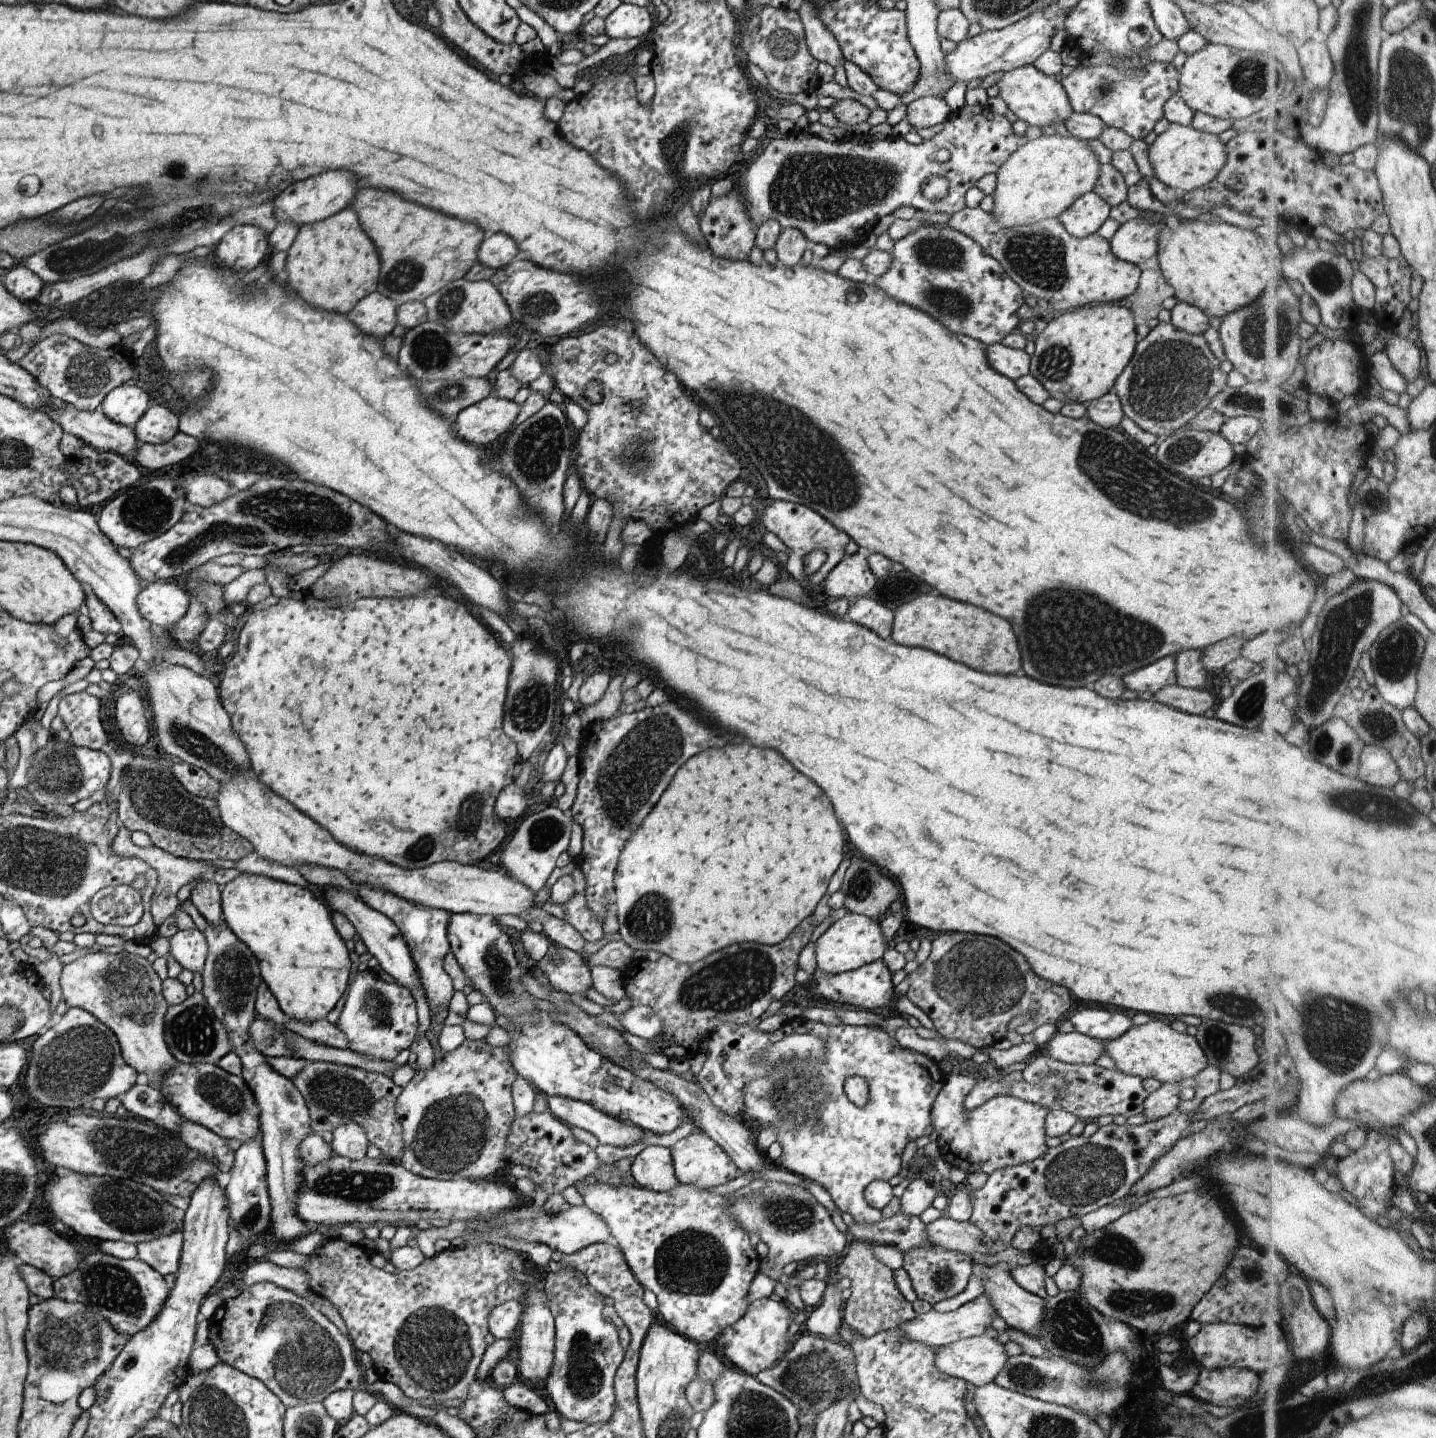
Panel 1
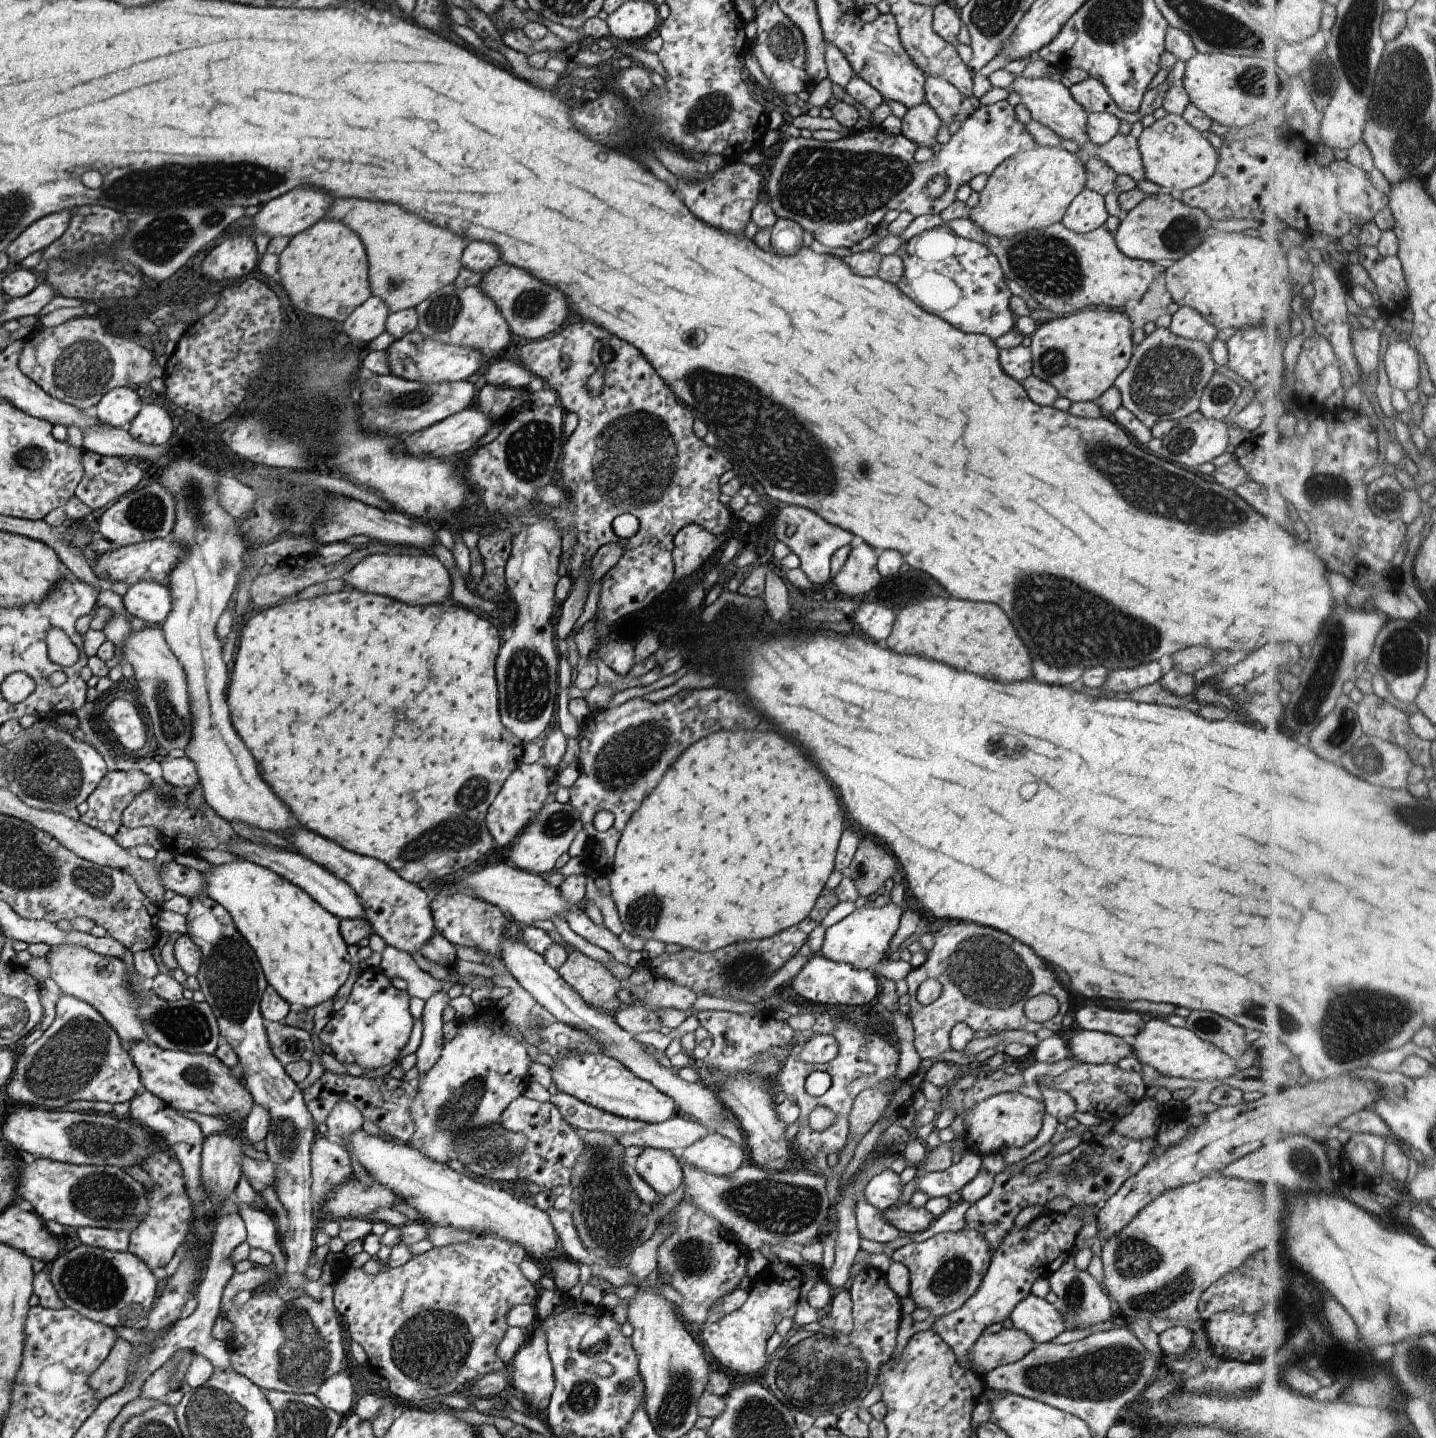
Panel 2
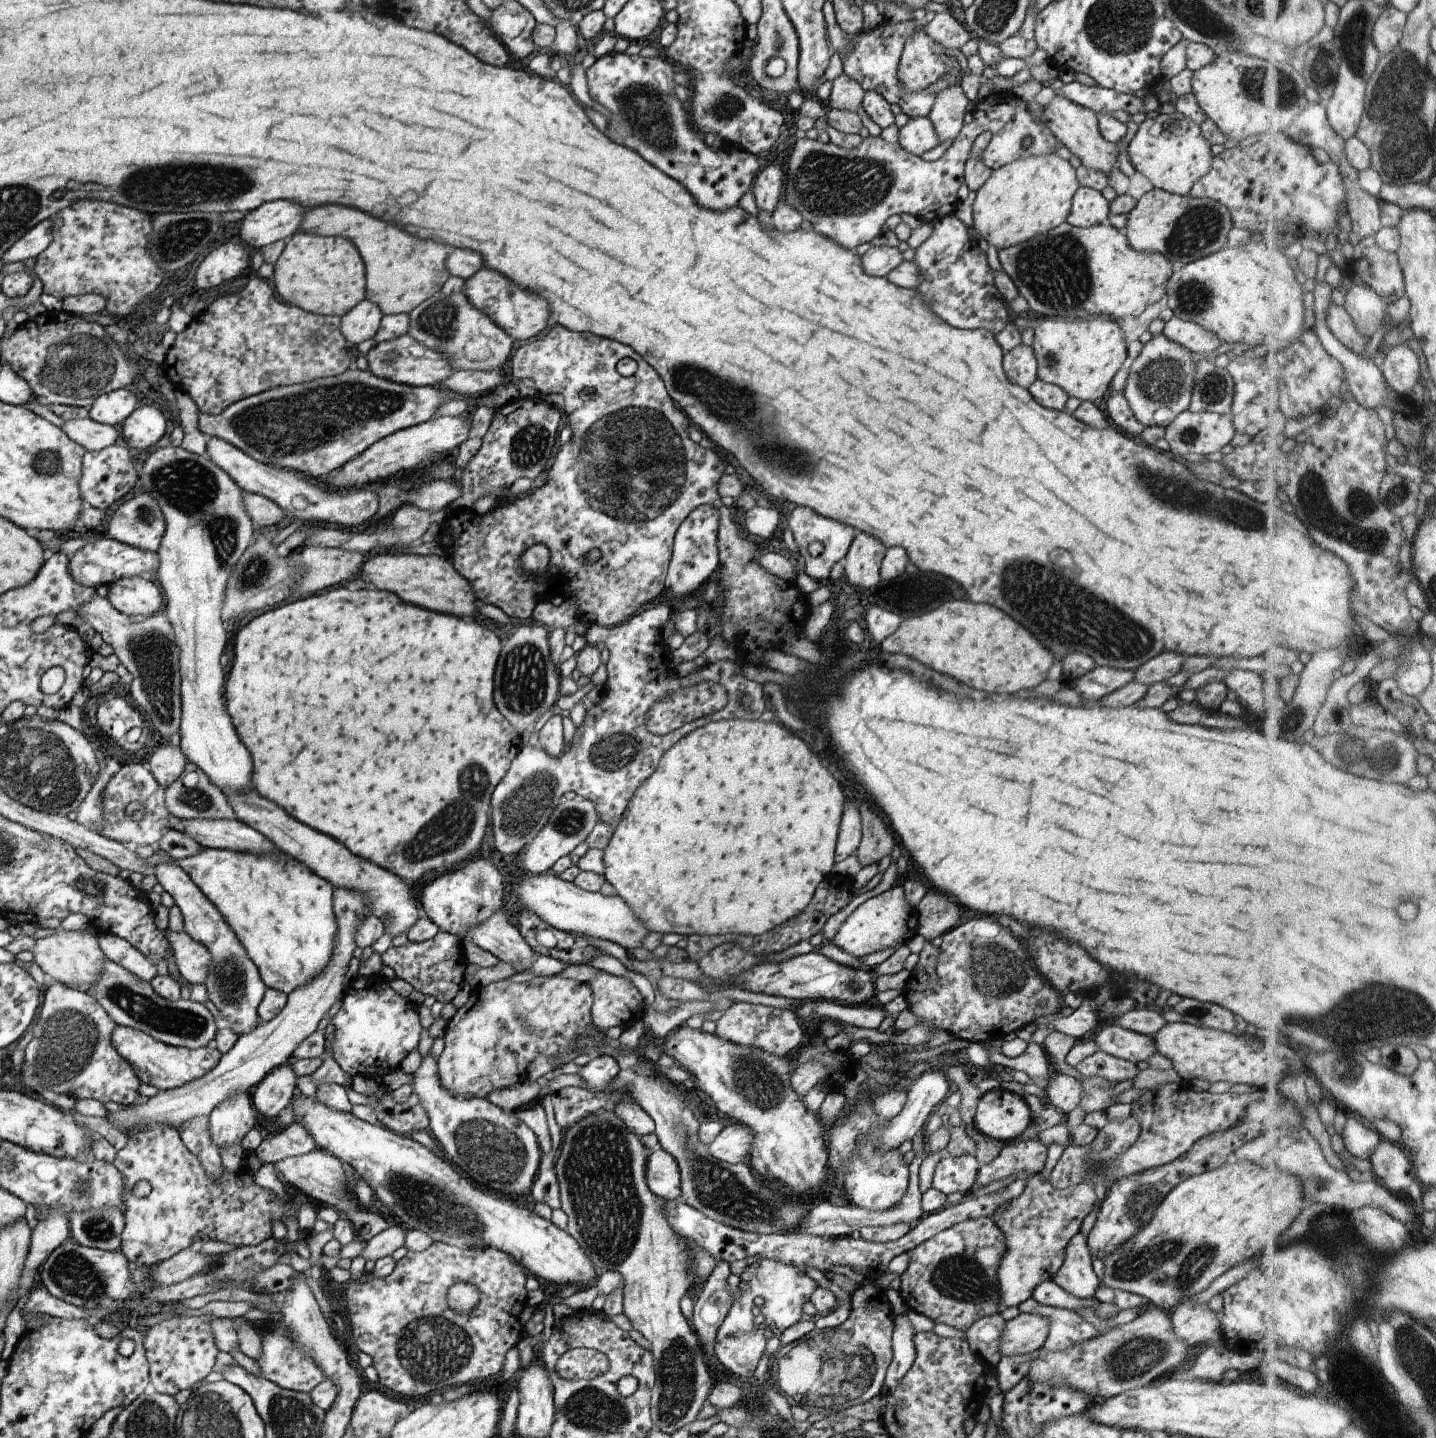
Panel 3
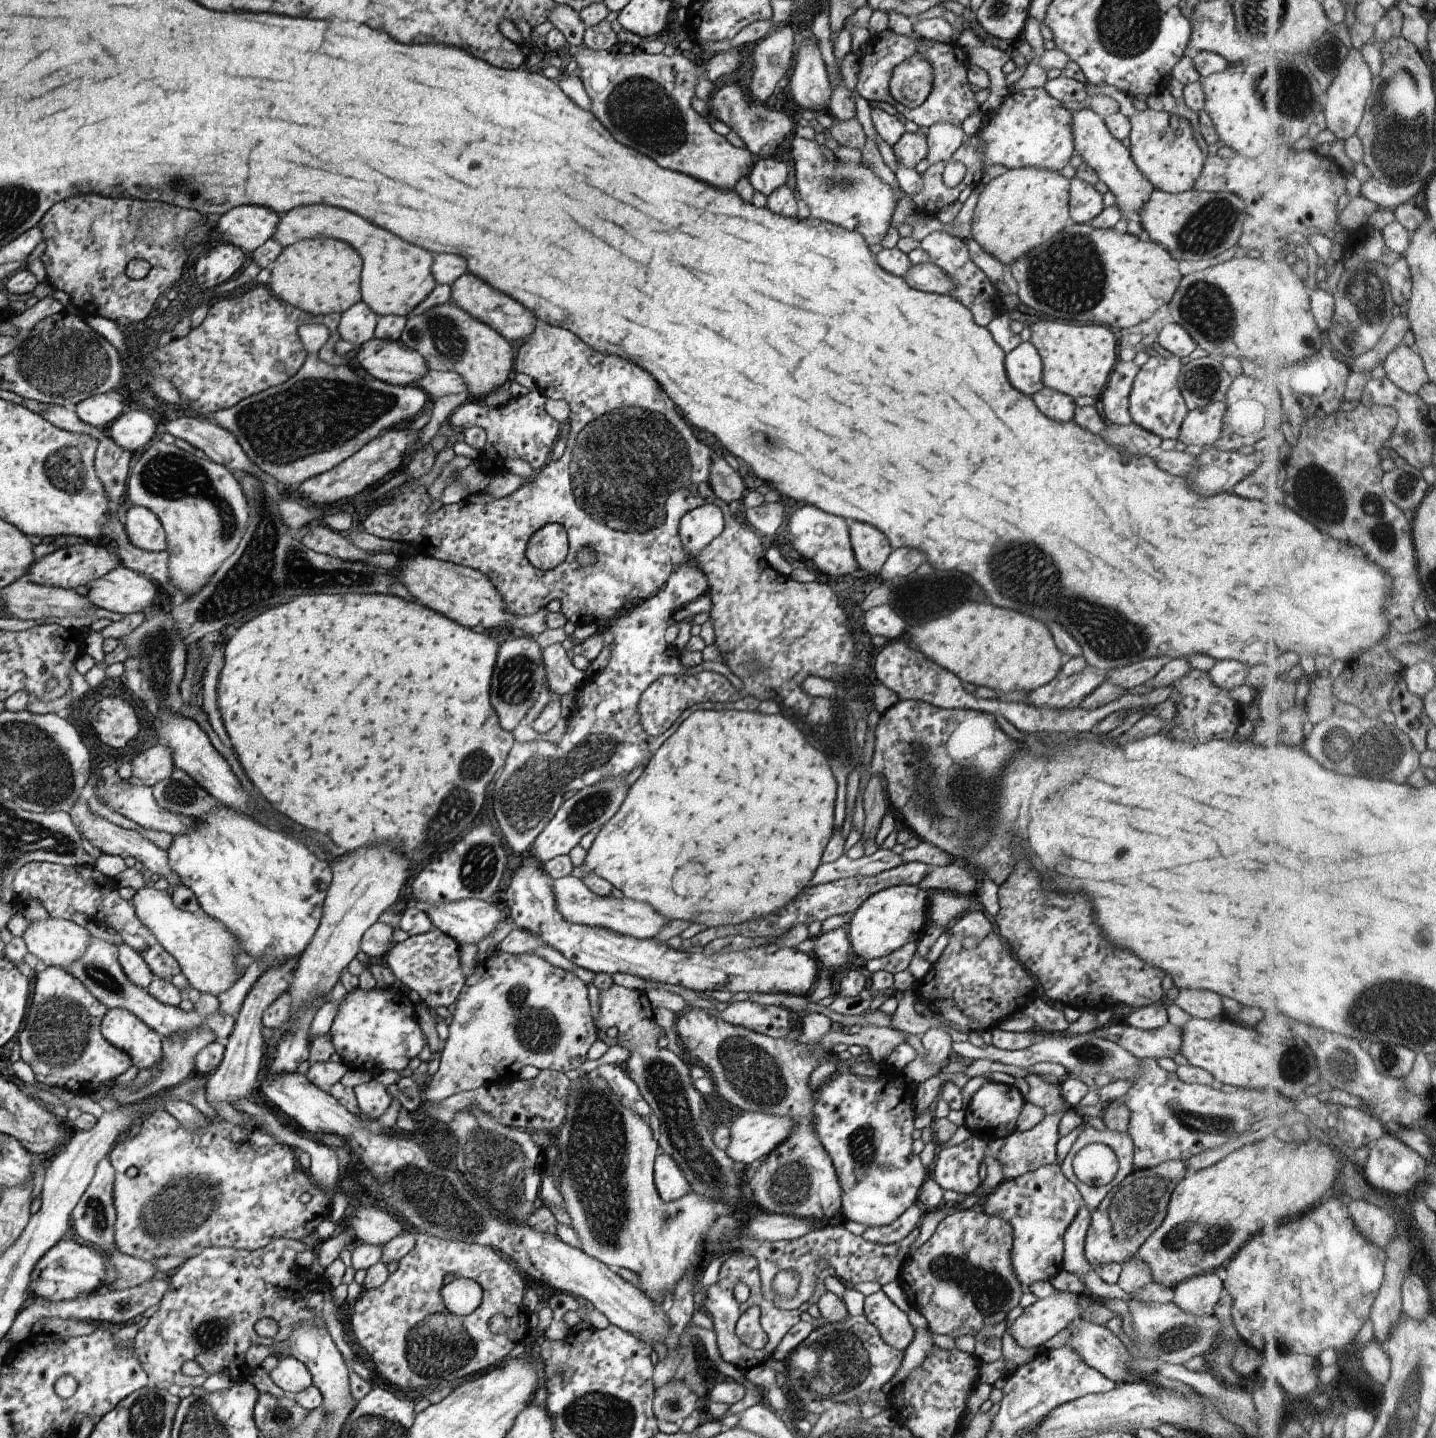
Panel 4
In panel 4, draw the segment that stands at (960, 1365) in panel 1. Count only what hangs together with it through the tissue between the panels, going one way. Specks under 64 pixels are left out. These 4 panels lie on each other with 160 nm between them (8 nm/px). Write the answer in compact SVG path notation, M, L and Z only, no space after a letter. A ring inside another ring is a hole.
M1058 1291L1048 1298L1038 1299L1010 1324L1010 1334L1019 1347L1036 1352L1043 1344L1079 1317L1079 1295Z

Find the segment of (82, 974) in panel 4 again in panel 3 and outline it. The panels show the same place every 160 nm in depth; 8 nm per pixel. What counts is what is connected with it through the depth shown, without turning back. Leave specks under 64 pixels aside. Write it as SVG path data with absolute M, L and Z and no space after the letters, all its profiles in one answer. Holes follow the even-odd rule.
M107 957L104 958L98 980L92 984L90 994L107 1010L107 1014L116 1025L142 1030L168 1046L188 1049L204 1048L213 1044L218 1032L214 1016L204 1004L191 999L165 1000L152 989L151 982L138 978L136 974L128 972L126 968L115 964Z

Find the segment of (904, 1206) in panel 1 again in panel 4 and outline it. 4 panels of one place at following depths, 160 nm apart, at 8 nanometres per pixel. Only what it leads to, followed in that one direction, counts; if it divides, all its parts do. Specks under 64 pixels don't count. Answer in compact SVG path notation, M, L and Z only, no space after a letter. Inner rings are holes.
M973 1135L962 1144L942 1147L929 1170L930 1177L944 1191L967 1196L974 1193L981 1186L978 1171L987 1147L986 1139Z

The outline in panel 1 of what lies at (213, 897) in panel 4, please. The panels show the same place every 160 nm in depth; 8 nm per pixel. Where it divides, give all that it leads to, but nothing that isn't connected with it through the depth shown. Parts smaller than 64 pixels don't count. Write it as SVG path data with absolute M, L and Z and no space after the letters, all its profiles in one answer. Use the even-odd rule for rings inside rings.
M240 873L222 887L222 918L259 960L263 980L276 997L282 1012L290 1019L303 1021L326 1018L348 988L352 966L350 954L335 927L330 908L322 904L308 888L265 874Z

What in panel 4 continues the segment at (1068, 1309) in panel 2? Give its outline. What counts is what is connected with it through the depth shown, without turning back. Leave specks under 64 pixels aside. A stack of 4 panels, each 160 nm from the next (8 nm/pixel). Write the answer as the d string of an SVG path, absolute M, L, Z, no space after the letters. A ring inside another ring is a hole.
M1082 1205L1064 1234L1063 1270L1078 1277L1092 1268L1084 1258L1084 1244L1090 1222L1090 1210Z

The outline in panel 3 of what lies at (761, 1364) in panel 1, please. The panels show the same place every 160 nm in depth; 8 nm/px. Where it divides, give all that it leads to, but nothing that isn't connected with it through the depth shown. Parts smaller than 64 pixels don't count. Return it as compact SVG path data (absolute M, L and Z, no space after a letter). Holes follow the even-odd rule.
M767 1259L756 1260L740 1277L750 1287L738 1293L740 1298L732 1304L728 1316L718 1328L714 1354L734 1374L753 1378L758 1363L765 1354L766 1342L772 1337L780 1338L790 1326L801 1320L803 1303L810 1301L812 1292L819 1284L798 1268Z

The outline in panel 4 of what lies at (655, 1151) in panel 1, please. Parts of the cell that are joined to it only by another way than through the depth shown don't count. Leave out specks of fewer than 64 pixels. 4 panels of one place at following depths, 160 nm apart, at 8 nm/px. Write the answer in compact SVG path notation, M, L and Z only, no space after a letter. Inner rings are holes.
M668 1154L656 1156L653 1165L653 1180L658 1195L664 1202L683 1198L690 1191L688 1180L680 1166Z

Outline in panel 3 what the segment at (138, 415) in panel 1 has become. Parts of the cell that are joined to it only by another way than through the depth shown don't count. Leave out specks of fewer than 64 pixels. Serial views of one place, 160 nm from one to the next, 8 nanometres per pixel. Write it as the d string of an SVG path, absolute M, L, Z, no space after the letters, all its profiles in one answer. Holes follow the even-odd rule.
M124 388L100 396L92 408L90 419L104 425L120 427L136 411L136 396Z

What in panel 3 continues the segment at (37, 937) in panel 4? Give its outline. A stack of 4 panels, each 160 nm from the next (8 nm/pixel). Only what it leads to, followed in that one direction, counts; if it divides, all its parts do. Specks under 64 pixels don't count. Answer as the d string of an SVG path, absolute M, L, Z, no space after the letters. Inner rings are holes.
M62 927L56 928L52 934L37 940L31 952L34 955L33 962L54 981L62 982L72 988L74 985L87 984L88 989L85 991L87 993L92 990L92 984L98 980L98 974L102 972L102 964L106 958L100 949L97 937L88 932L68 931Z

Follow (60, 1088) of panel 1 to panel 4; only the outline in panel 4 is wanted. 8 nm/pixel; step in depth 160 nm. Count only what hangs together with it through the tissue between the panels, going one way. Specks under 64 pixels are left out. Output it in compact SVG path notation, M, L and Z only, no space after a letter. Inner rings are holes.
M40 966L35 974L34 994L24 1018L24 1028L18 1036L21 1059L33 1070L35 1080L48 1086L60 1086L75 1094L92 1094L102 1082L120 1076L130 1069L131 1056L116 1048L102 1033L104 1015L109 1009L102 1001L96 1000L87 986L72 973L59 966Z

